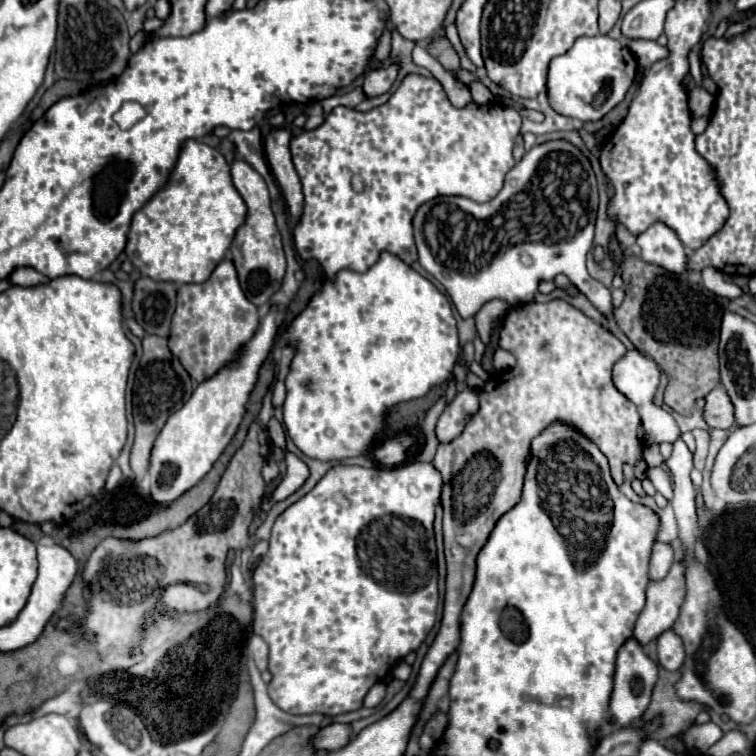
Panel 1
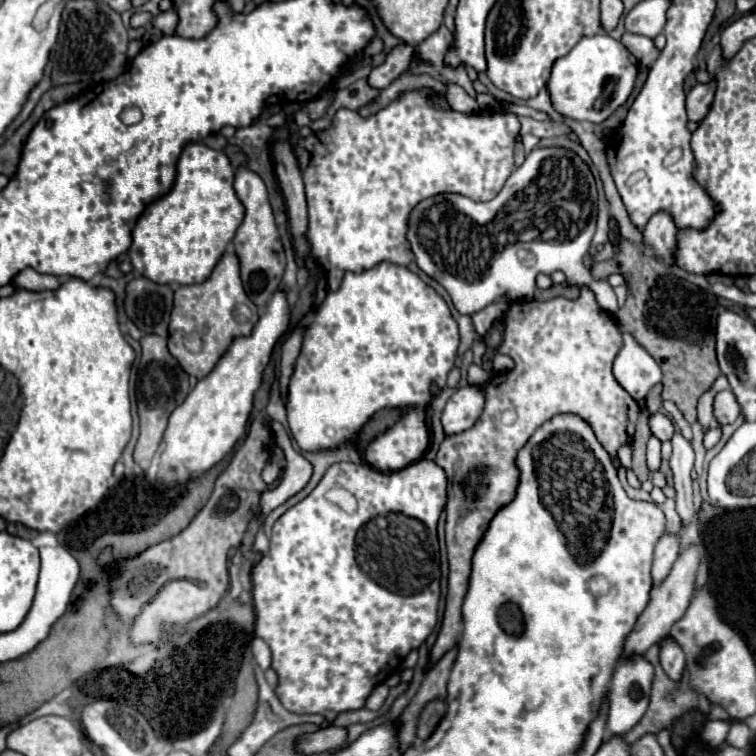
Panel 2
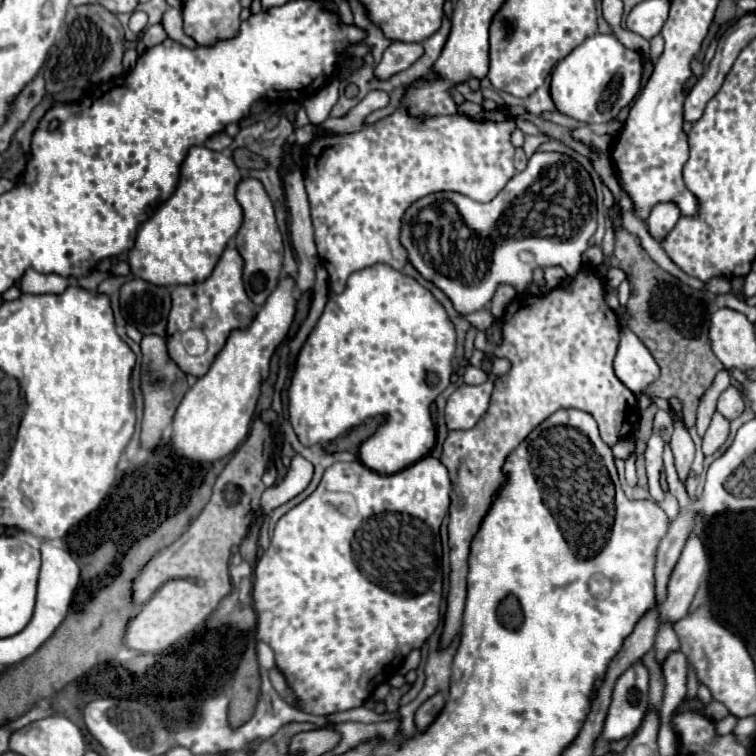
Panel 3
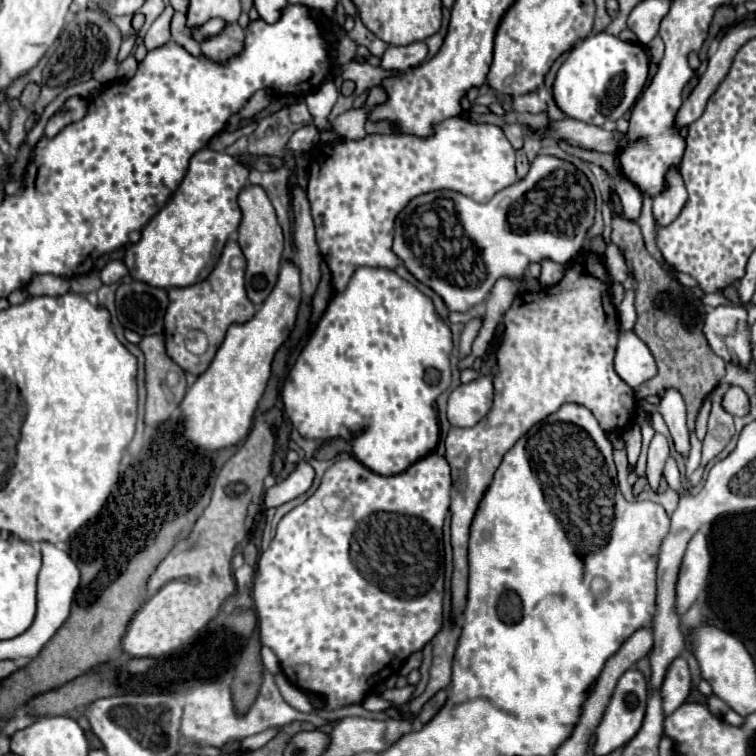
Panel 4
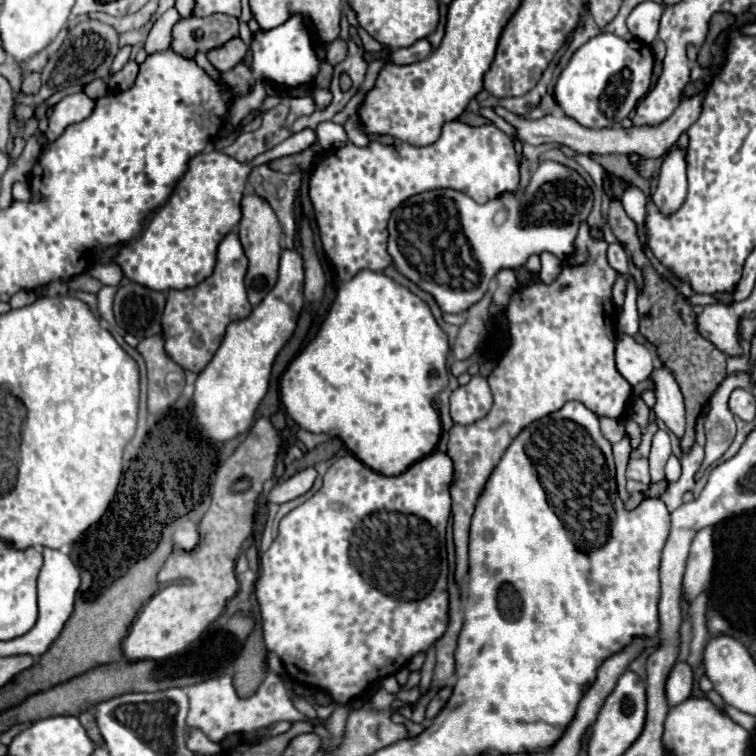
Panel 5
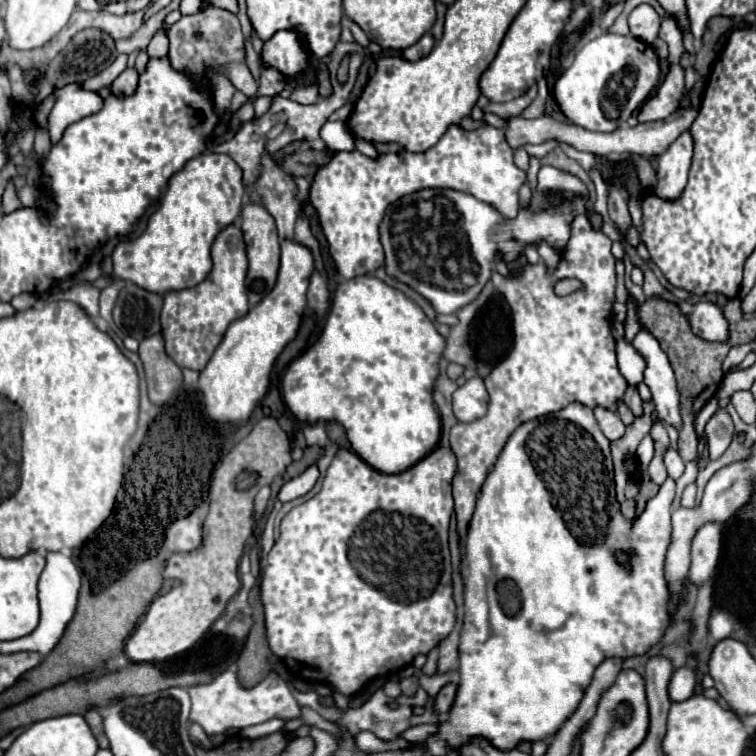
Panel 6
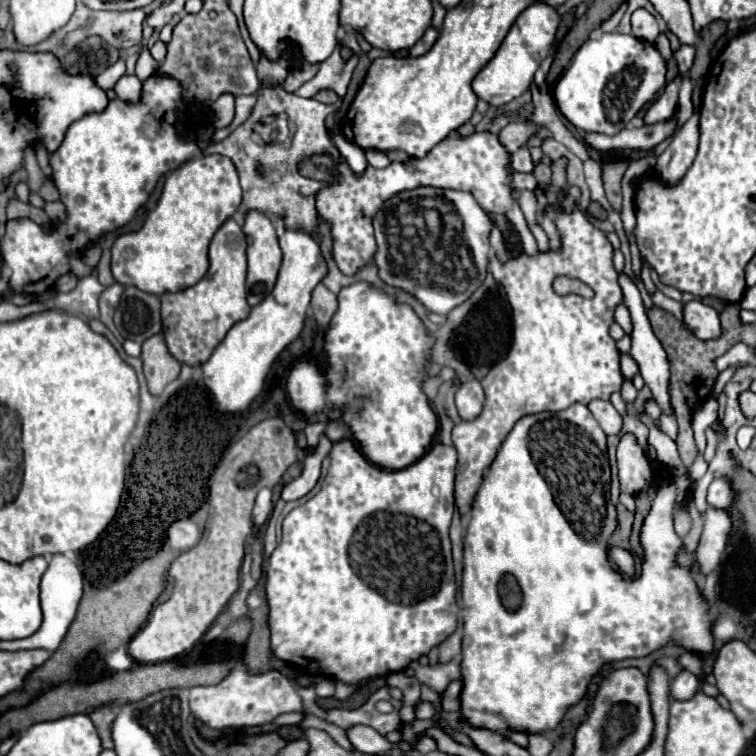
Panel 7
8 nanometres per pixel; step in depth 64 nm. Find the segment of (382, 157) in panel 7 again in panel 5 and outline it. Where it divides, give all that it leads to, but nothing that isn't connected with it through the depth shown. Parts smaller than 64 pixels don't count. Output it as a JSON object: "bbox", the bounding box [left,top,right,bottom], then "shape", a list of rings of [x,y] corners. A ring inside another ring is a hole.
{"bbox":[344,116,370,146],"shape":[[[352,116],[352,118],[344,124],[344,128],[346,128],[348,140],[350,140],[354,146],[368,146],[370,138],[360,130],[360,126],[358,126],[358,116]]]}

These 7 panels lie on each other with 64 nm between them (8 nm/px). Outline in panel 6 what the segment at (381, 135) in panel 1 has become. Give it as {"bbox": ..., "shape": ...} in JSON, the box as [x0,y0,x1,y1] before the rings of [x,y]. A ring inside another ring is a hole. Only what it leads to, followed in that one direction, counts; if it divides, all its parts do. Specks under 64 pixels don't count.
{"bbox":[310,126,528,278],"shape":[[[450,126],[448,132],[426,152],[382,154],[378,162],[356,152],[336,152],[332,160],[318,170],[310,188],[310,202],[320,216],[320,224],[328,242],[330,256],[342,278],[354,278],[374,272],[382,266],[382,244],[378,240],[378,224],[384,210],[404,194],[422,188],[452,188],[468,192],[480,202],[490,204],[504,218],[516,218],[518,190],[528,182],[524,170],[514,166],[512,148],[504,138],[504,130],[482,126],[466,132]]]}

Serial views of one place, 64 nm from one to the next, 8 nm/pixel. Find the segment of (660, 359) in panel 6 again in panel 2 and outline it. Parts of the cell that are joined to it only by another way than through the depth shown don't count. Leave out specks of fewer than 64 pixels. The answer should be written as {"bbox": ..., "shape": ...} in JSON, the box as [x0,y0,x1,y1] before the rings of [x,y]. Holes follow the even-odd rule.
{"bbox":[670,434,694,524],"shape":[[[682,434],[672,436],[672,458],[670,468],[674,474],[674,488],[676,488],[676,510],[682,518],[682,524],[688,524],[694,516],[692,506],[692,466],[694,466],[694,450],[690,440],[686,440]]]}

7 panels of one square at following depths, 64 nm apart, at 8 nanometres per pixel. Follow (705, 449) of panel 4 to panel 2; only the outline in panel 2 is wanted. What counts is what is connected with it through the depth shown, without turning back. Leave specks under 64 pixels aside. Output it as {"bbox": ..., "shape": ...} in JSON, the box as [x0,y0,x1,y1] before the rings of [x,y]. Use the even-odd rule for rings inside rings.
{"bbox":[704,422,722,450],"shape":[[[716,422],[716,424],[710,426],[710,428],[706,430],[706,434],[704,434],[704,448],[706,448],[706,450],[714,448],[714,446],[718,444],[720,436],[722,436],[722,426]]]}

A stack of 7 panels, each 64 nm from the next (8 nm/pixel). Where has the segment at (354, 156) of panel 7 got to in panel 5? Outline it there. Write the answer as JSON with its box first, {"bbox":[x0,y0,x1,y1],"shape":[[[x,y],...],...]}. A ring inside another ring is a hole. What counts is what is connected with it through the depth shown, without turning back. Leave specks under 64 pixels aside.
{"bbox":[316,122,348,150],"shape":[[[322,122],[316,128],[316,136],[324,150],[336,150],[336,148],[348,144],[348,134],[346,134],[344,126],[334,124],[334,122]]]}

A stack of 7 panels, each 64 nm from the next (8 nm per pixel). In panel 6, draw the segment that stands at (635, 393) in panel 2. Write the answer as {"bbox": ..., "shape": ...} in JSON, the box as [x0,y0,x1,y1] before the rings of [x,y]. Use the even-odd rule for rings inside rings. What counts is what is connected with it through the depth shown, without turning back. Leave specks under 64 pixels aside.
{"bbox":[616,340,646,386],"shape":[[[620,340],[616,352],[618,352],[618,368],[626,378],[626,382],[632,386],[642,382],[642,372],[646,364],[644,364],[644,358],[634,350],[634,346],[628,344],[626,340]]]}

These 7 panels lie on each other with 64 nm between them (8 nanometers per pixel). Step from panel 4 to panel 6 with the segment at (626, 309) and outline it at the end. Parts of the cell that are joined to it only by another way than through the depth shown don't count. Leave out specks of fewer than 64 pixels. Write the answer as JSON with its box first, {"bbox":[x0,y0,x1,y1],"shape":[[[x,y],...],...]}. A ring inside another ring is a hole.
{"bbox":[624,300,638,342],"shape":[[[628,300],[628,320],[626,320],[626,336],[624,340],[626,342],[632,342],[634,336],[638,332],[638,324],[636,324],[636,312],[634,312],[634,304],[632,300]]]}

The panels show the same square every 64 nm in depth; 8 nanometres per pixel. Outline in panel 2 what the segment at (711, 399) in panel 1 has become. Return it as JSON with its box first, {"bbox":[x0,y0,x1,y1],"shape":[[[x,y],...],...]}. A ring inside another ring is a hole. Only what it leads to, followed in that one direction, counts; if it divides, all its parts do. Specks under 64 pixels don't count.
{"bbox":[714,390,740,426],"shape":[[[722,390],[716,394],[714,416],[722,426],[734,422],[740,416],[740,404],[736,402],[736,396],[732,394],[732,390]]]}

